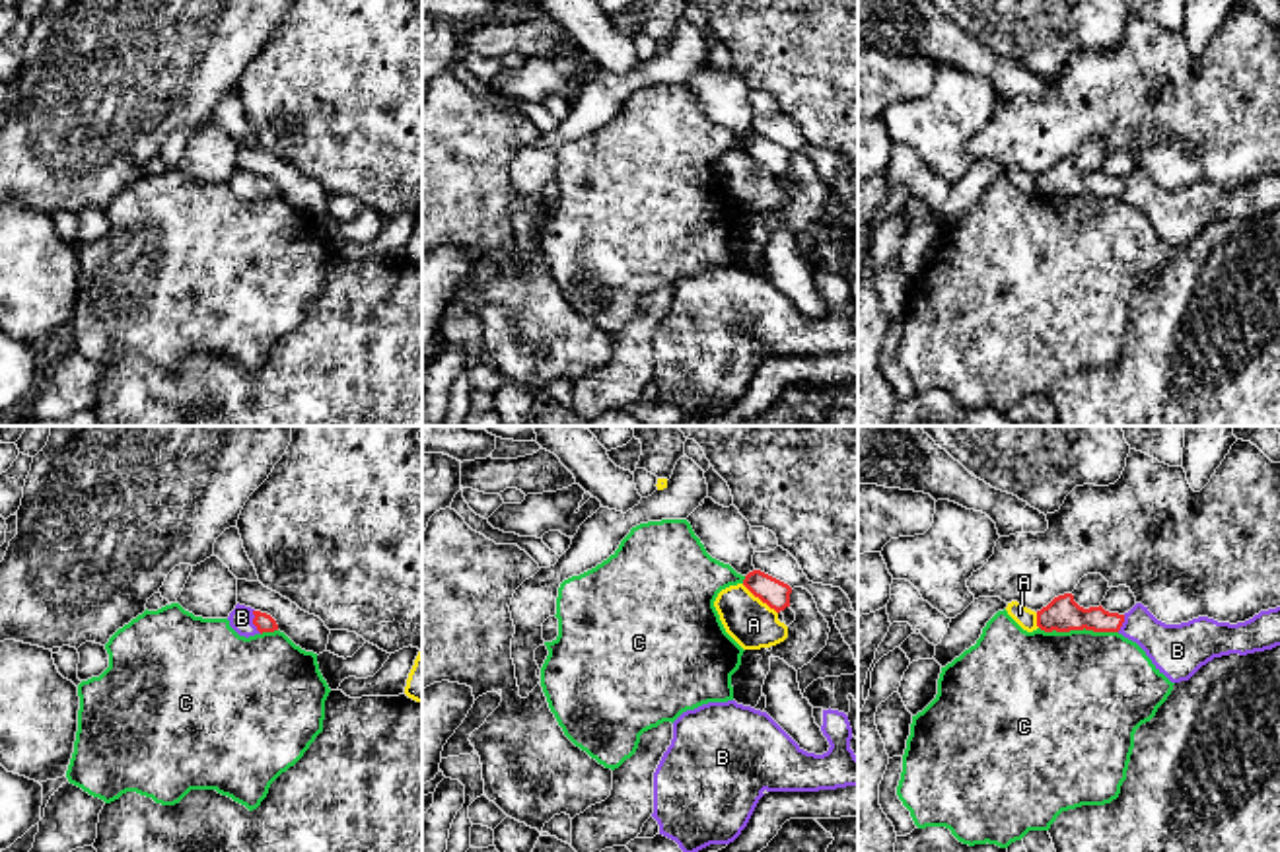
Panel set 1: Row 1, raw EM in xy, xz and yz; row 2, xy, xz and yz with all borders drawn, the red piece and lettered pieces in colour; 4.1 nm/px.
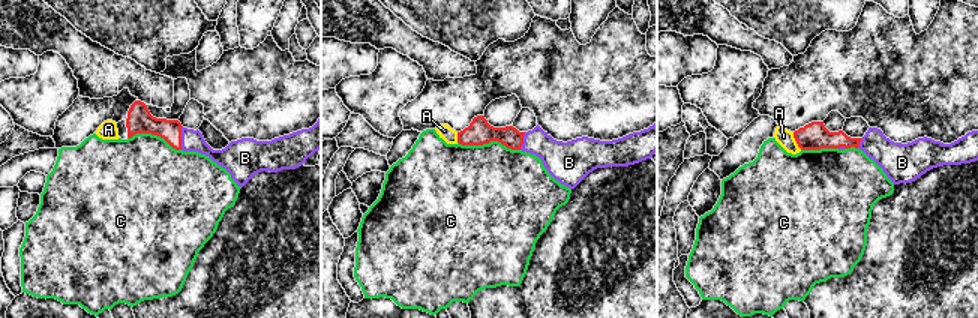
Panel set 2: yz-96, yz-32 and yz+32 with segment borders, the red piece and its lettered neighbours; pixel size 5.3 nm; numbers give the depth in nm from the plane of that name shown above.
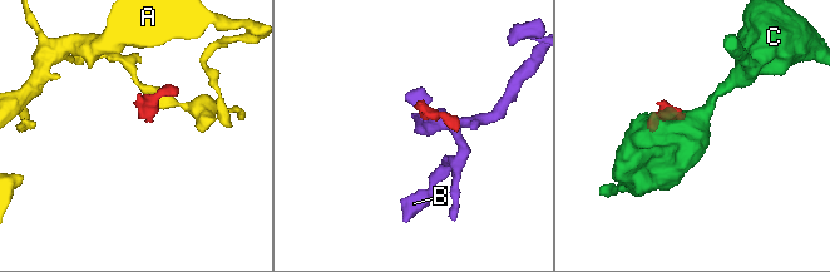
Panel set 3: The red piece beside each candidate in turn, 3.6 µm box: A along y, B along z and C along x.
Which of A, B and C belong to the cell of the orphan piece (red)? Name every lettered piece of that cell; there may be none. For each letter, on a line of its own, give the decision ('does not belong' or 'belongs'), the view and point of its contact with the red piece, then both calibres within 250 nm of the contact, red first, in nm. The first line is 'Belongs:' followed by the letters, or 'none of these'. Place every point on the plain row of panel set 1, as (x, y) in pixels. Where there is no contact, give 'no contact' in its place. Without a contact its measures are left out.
Belongs: B
A: does not belong; contact xz (759, 162); calibres 120 and 200 nm
B: belongs; contact xy (253, 185); calibres 80 and 100 nm
C: does not belong; contact yz (1078, 193); calibres 150 and 480 nm

